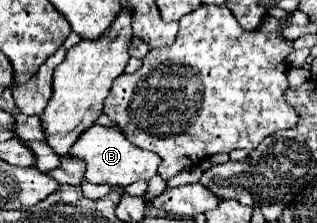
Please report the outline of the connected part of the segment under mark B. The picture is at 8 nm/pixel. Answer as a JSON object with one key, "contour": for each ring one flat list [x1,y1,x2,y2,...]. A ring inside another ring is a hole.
{"contour":[[99,124,91,126,89,130,85,130,79,136,79,140,69,150,69,156,79,158,87,164,87,172,85,172,87,182,91,182,91,184,111,184,111,186,129,186,137,180,149,180,151,176,157,174,157,166,161,164,157,154,133,146,117,126,105,128,105,126,99,126]]}

